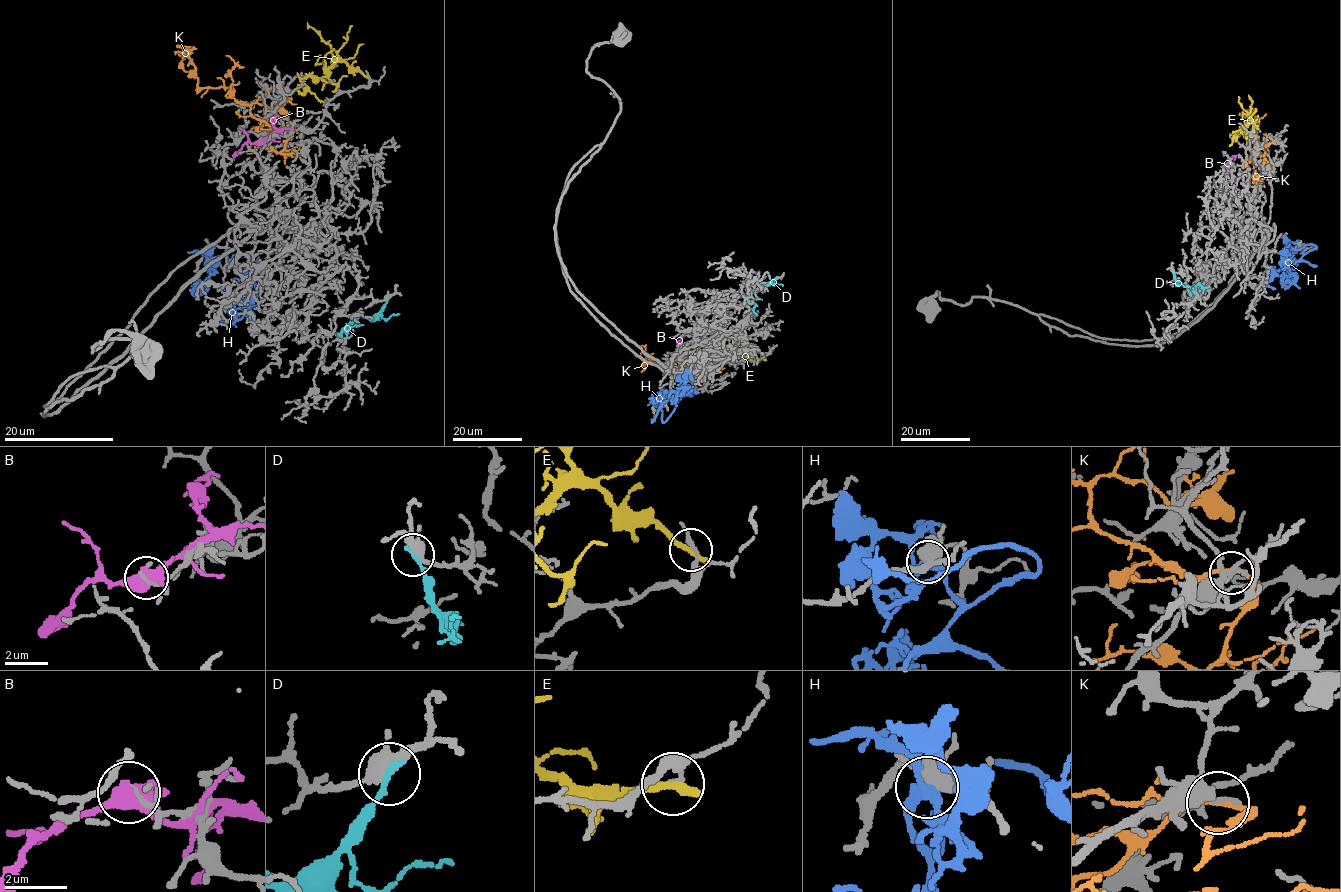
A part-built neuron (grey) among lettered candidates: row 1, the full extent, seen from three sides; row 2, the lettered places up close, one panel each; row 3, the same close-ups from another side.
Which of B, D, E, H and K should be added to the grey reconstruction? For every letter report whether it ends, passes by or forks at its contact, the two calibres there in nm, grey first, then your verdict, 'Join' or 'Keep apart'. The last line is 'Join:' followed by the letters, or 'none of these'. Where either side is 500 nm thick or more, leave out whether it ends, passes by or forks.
B: Thickness 200 nm (grey) against 600 nm. Keep apart
D: It ends there. Thickness 360 nm (grey) against 200 nm. Keep apart
E: It ends there. Thickness 150 nm (grey) against 360 nm. Keep apart
H: It forks there. Thickness 440 nm (grey) against 320 nm. Keep apart
K: It passes by. Thickness 180 nm (grey) against 150 nm. Keep apart
Join: none of these

